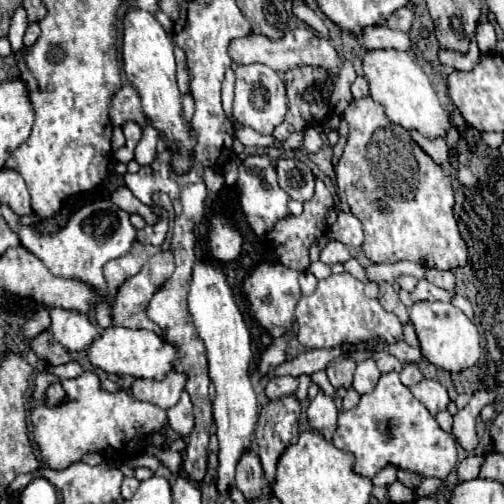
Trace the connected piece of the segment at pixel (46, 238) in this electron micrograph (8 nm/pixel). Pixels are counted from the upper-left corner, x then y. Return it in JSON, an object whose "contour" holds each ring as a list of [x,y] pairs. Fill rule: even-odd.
{"contour":[[[97,200],[93,204],[83,206],[77,210],[65,228],[53,234],[41,234],[35,226],[25,226],[21,224],[21,216],[15,214],[7,204],[3,208],[3,218],[7,226],[19,236],[21,244],[33,252],[55,276],[71,276],[79,278],[87,284],[91,284],[101,296],[107,296],[107,286],[105,286],[105,276],[103,276],[103,266],[105,262],[123,256],[131,244],[137,240],[135,238],[135,228],[129,222],[129,214],[117,208],[111,200]]]}

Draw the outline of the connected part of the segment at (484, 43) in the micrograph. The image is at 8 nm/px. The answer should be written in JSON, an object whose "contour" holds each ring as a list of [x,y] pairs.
{"contour":[[[479,22],[479,26],[477,26],[477,42],[479,42],[481,52],[483,50],[485,52],[489,52],[489,50],[493,52],[497,36],[495,36],[495,30],[493,30],[493,26],[489,22]]]}

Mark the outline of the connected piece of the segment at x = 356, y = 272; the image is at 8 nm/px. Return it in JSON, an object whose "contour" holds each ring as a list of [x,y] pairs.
{"contour":[[[349,258],[343,266],[345,266],[345,270],[347,270],[349,274],[353,274],[357,280],[361,280],[361,282],[369,282],[369,280],[365,278],[365,270],[363,270],[363,266],[361,266],[355,258]]]}

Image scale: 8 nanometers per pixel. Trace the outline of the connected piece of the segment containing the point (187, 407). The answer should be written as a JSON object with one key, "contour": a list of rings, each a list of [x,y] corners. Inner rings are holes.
{"contour":[[[181,392],[181,400],[173,408],[167,410],[167,422],[179,436],[183,436],[183,438],[189,436],[189,432],[195,424],[195,418],[193,418],[193,404],[191,404],[187,392]]]}

